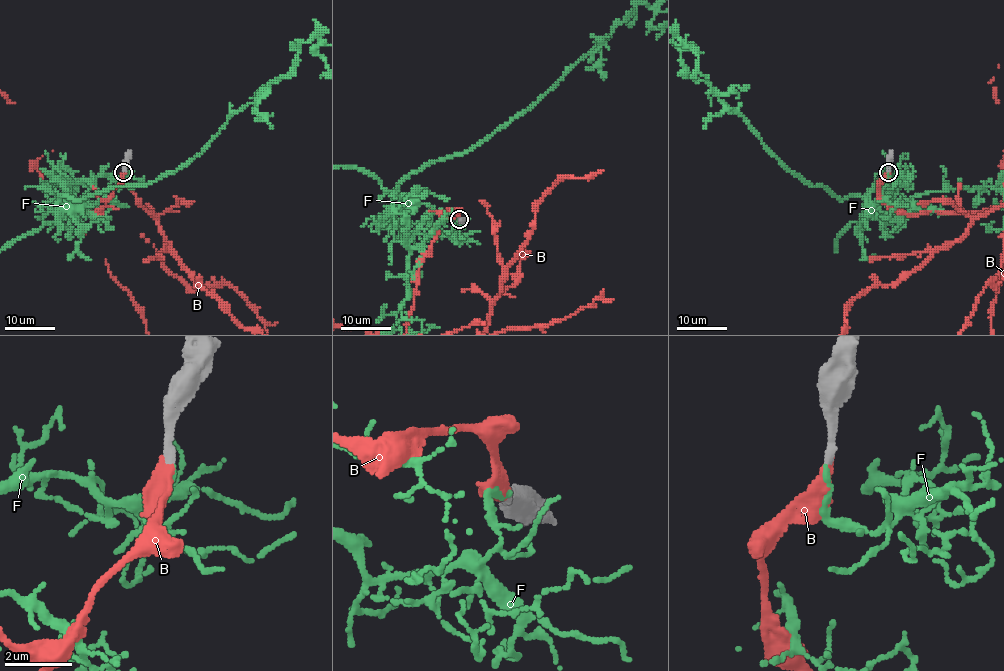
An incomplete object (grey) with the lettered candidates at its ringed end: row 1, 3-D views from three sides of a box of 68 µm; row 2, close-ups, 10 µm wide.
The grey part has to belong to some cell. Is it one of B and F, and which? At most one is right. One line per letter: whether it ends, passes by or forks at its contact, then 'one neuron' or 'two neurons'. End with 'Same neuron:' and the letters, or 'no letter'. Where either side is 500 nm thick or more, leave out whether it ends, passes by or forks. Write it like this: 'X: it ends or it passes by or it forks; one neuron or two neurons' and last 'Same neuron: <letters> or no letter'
B: it ends; one neuron
F: it ends; two neurons
Same neuron: B

